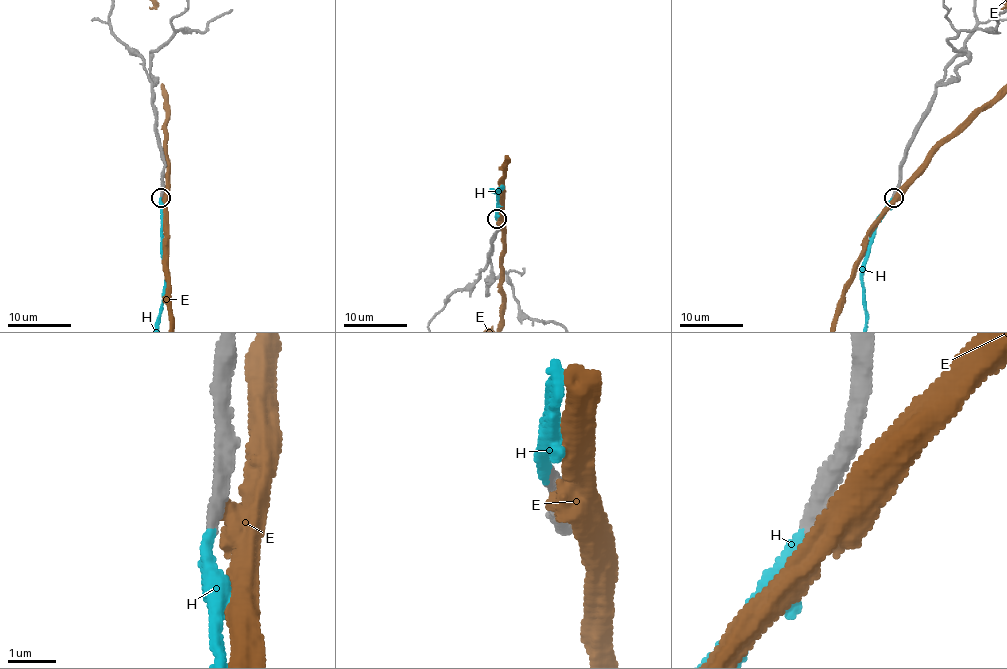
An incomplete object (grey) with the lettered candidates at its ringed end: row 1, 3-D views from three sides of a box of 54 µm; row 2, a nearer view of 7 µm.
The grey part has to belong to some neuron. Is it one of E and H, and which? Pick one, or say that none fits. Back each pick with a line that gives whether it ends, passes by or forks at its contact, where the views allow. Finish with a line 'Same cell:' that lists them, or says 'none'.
H: it ends there
Same cell: H

